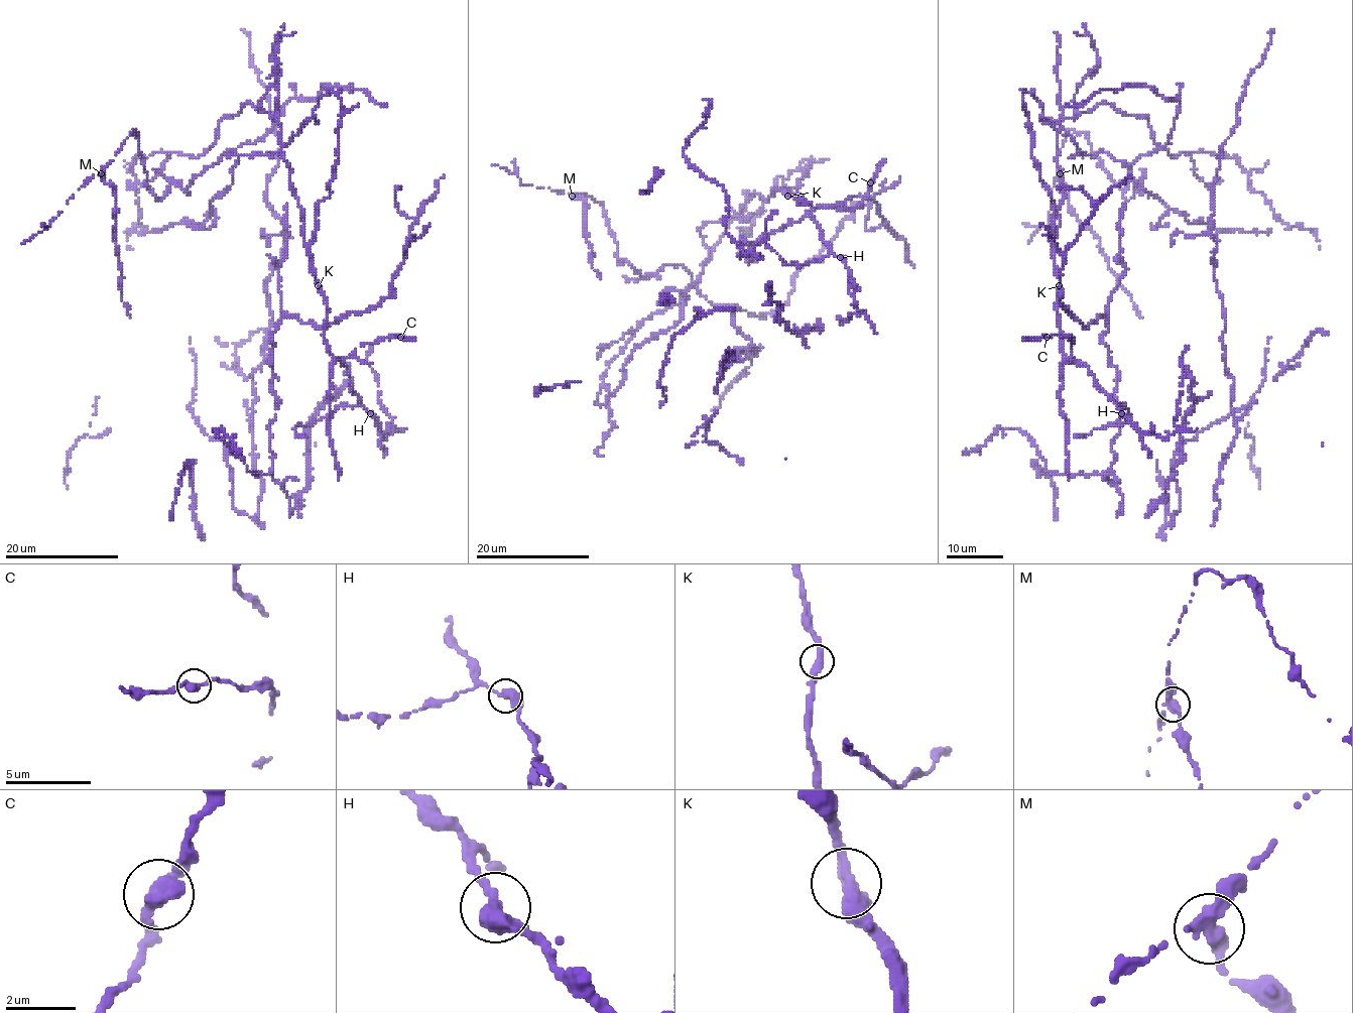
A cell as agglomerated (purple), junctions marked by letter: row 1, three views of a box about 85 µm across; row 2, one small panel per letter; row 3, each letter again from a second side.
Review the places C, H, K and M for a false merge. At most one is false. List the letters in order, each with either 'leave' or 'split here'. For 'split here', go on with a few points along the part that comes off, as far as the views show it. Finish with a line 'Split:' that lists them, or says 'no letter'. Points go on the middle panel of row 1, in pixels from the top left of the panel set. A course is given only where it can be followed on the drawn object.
C: leave
H: leave
K: leave
M: split here | (571, 196), (584, 200), (587, 206), (583, 223), (591, 245), (591, 265), (600, 279)
Split: M

